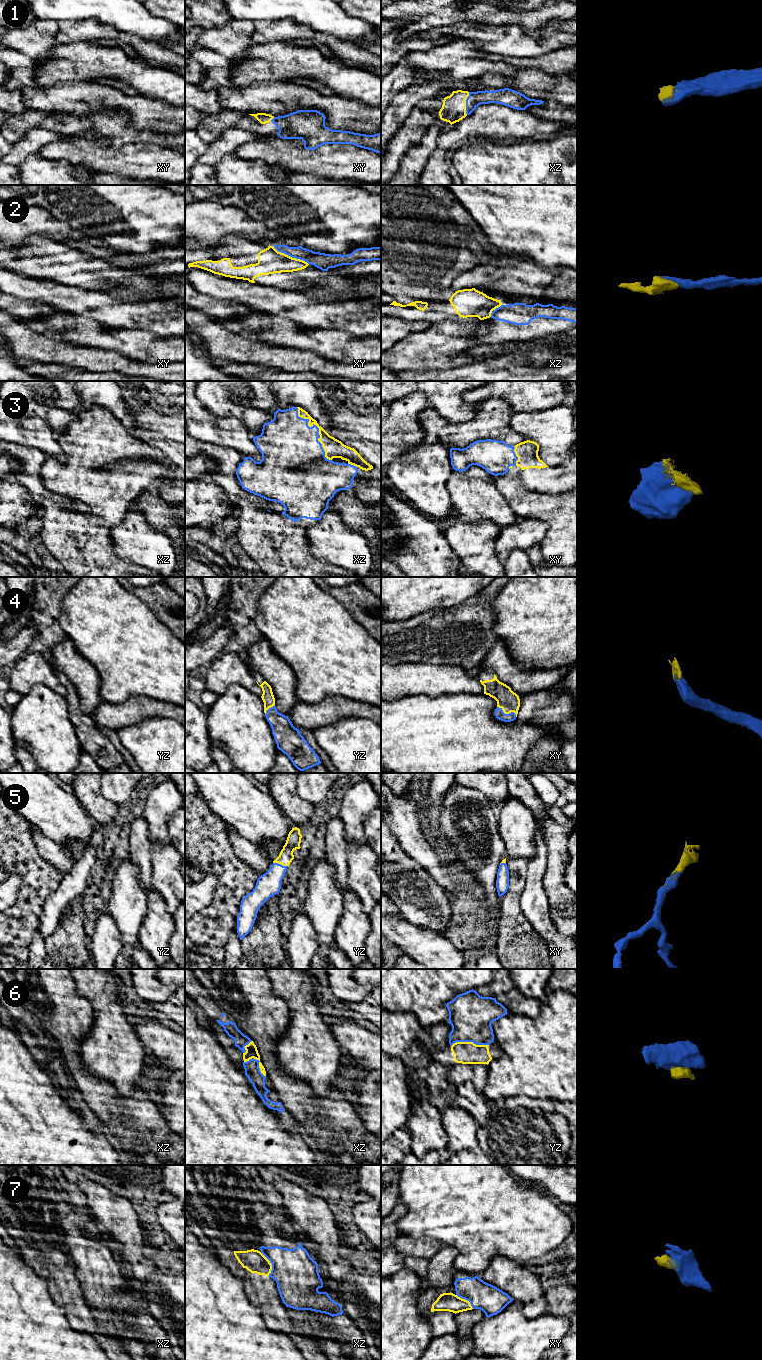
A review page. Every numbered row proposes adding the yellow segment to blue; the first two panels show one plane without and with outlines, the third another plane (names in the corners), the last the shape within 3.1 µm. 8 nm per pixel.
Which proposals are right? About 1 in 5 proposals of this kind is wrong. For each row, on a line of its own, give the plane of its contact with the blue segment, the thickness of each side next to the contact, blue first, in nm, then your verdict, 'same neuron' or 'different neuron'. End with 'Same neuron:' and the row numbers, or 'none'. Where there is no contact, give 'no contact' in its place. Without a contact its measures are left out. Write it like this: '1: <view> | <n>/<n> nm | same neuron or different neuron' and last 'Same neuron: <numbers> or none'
1: xz | 120/200 nm | same neuron
2: xy | 130/200 nm | different neuron
3: xz | 420/150 nm | same neuron
4: xy | 70/160 nm | same neuron
5: yz | 190/120 nm | same neuron
6: yz | 360/180 nm | different neuron
7: xz | 360/180 nm | different neuron
Same neuron: 1, 3, 4, 5

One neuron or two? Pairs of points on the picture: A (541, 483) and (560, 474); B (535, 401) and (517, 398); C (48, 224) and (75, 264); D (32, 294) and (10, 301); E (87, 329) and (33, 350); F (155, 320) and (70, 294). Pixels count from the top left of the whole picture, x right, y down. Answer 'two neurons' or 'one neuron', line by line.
A: one neuron
B: one neuron
C: two neurons
D: two neurons
E: two neurons
F: one neuron

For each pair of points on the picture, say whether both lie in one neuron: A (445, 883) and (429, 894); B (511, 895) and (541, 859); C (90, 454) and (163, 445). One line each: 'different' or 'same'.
A: different
B: different
C: different

